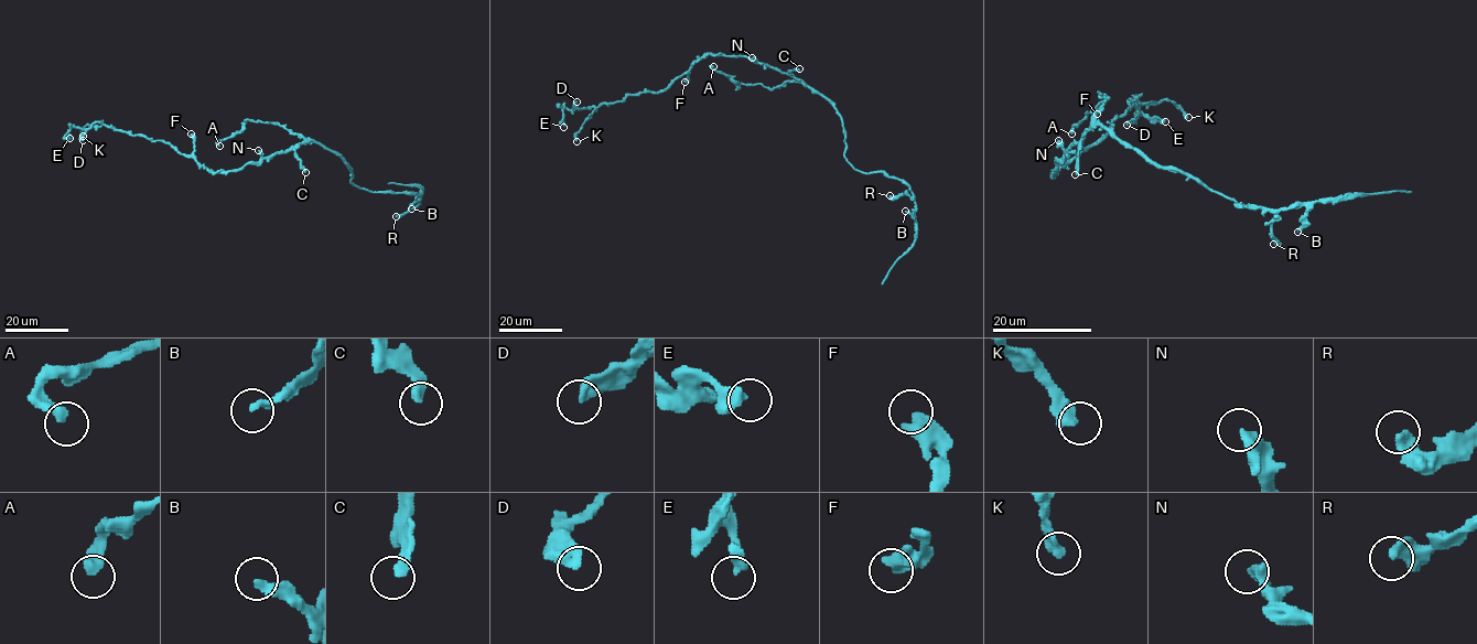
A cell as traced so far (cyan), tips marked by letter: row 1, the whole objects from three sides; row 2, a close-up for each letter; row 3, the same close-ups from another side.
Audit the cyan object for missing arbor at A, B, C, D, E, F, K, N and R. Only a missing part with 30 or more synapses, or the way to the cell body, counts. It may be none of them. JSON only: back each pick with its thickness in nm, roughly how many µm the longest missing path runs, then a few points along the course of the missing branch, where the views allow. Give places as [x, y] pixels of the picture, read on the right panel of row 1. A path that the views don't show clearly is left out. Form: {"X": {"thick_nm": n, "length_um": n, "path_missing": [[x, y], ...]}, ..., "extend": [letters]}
{"extend": []}

